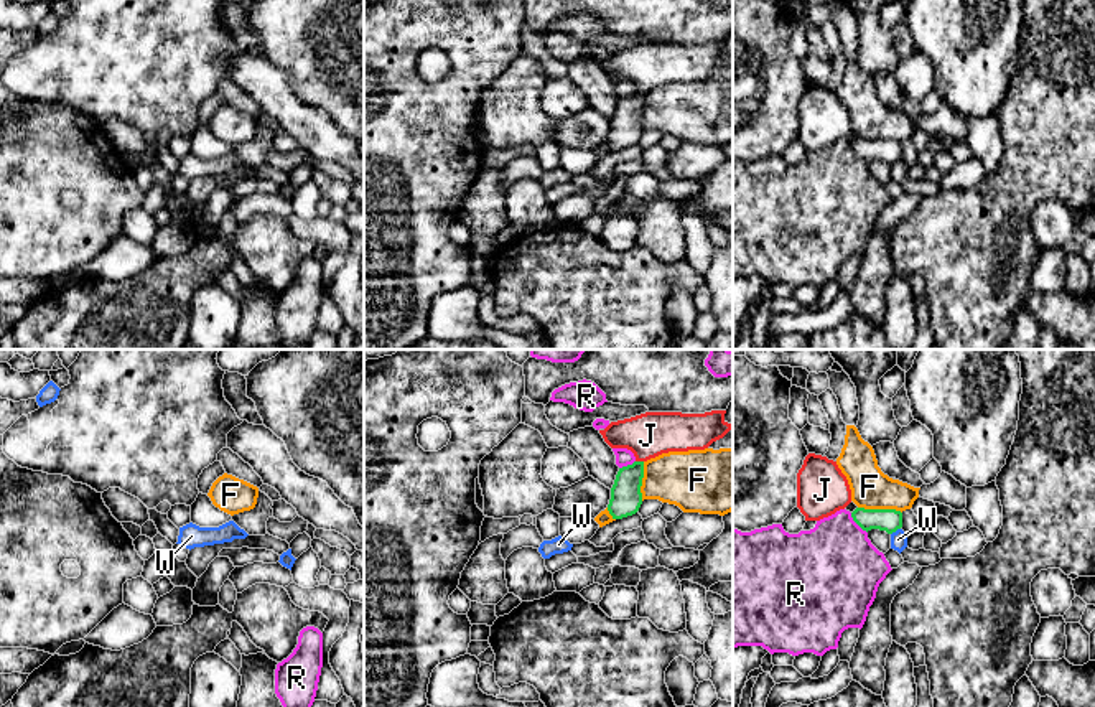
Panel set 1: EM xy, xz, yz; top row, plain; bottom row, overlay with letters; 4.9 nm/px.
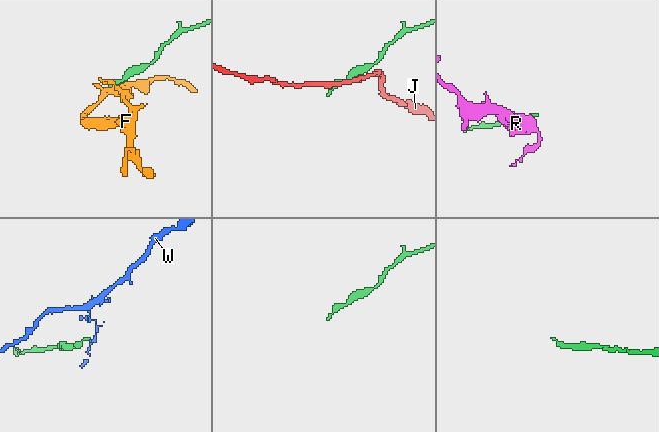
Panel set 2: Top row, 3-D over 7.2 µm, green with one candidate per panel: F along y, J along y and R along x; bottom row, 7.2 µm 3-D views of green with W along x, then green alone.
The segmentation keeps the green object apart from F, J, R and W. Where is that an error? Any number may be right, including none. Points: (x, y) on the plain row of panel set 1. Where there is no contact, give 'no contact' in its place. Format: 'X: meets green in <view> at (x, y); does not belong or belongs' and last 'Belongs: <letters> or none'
F: meets green in yz at (880, 140); does not belong
J: meets green in xz at (639, 93); does not belong
R: meets green in yz at (857, 154); does not belong
W: meets green in yz at (894, 162); does not belong
Belongs: none

